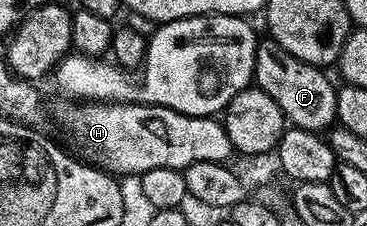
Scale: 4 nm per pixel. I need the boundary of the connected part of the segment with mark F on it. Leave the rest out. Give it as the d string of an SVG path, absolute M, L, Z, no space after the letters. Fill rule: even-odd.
M270 38L260 39L255 45L254 83L281 106L284 121L292 128L323 134L336 123L339 94L336 85L331 85L323 72L326 71L322 67L293 58L293 54Z

